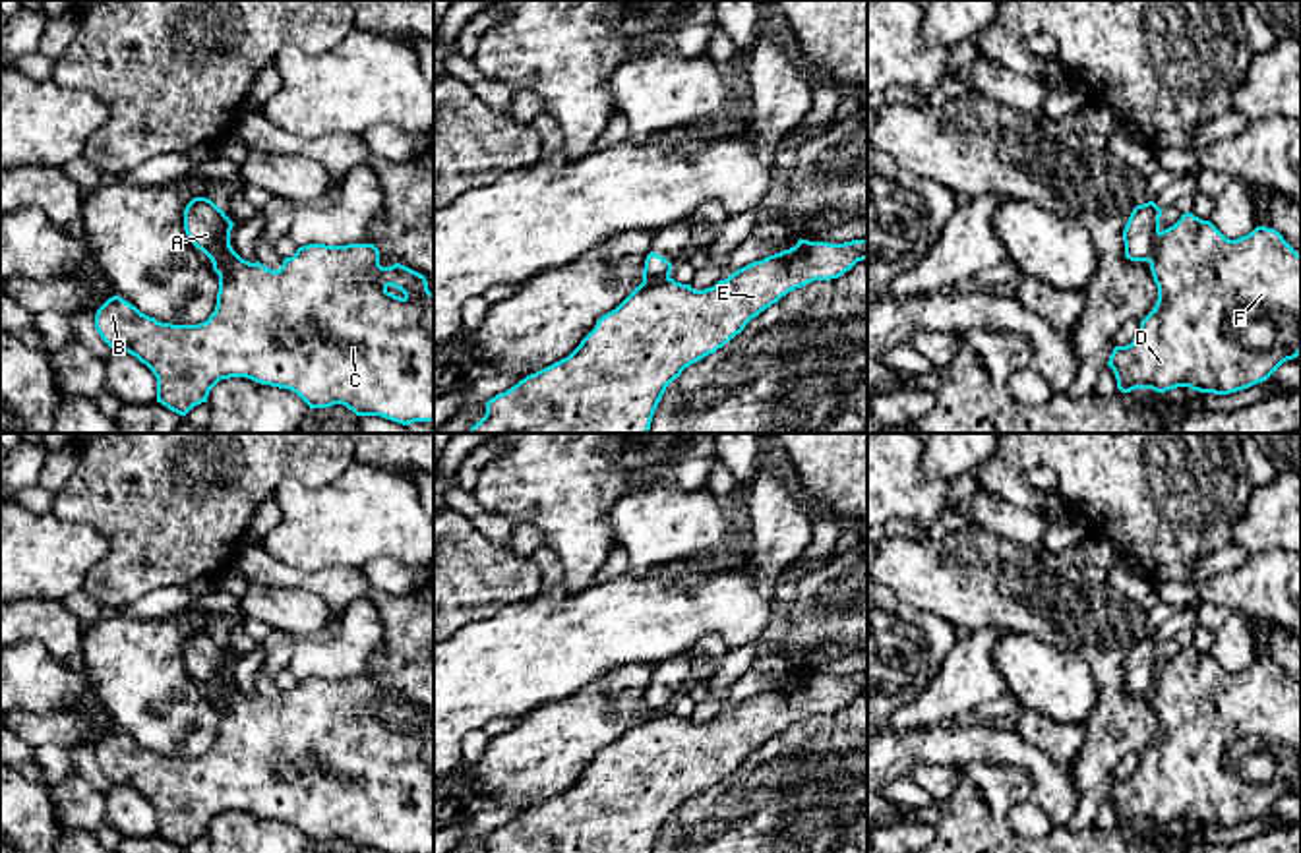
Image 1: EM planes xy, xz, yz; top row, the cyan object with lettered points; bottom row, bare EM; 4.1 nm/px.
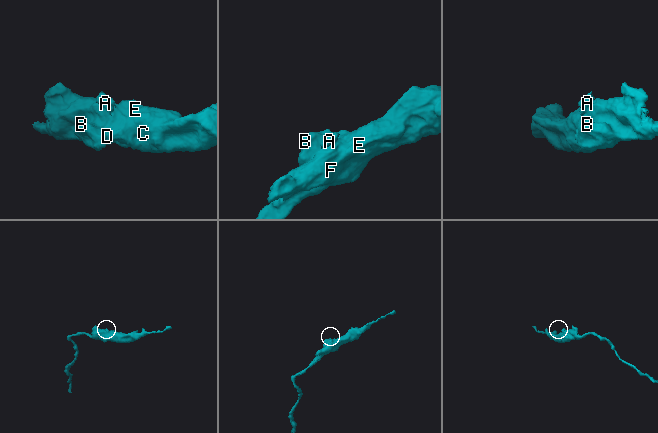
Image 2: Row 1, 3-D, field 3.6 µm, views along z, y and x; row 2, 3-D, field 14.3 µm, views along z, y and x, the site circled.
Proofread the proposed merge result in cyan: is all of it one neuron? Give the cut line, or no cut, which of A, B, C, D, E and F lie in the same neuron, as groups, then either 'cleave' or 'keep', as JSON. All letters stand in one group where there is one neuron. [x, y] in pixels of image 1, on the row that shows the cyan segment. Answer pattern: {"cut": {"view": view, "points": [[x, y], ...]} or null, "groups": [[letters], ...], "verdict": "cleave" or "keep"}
{"cut": {"view": "yz", "points": [[1160, 233], [1154, 252], [1147, 260]]}, "groups": [["A"], ["B", "C", "D", "E", "F"]], "verdict": "cleave"}

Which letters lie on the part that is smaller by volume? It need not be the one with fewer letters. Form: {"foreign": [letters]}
{"foreign": ["A"]}

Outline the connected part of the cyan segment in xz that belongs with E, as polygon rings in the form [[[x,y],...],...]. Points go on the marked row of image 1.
[[[800,238],[794,248],[753,261],[705,290],[670,277],[641,282],[567,358],[490,398],[484,418],[469,433],[647,433],[666,387],[685,368],[714,354],[788,292],[838,279],[863,259],[867,240],[829,244]]]

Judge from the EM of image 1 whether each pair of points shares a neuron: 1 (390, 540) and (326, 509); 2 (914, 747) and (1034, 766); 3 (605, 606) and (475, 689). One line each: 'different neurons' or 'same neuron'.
1: same neuron
2: same neuron
3: same neuron

